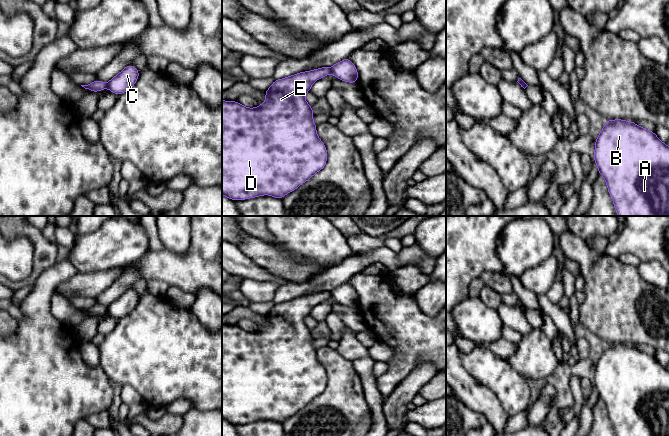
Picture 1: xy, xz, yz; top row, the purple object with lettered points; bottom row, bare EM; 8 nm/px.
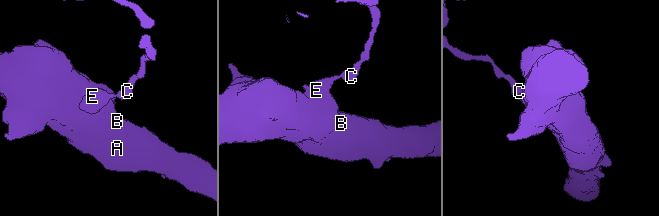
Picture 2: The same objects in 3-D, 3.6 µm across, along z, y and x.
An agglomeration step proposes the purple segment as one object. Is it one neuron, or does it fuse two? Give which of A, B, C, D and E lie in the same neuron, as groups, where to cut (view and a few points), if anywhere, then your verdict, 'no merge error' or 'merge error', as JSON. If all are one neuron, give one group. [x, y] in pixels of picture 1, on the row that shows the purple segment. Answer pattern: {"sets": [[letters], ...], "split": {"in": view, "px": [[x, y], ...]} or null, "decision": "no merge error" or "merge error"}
{"sets": [["A", "B", "D", "E"], ["C"]], "split": {"in": "xz", "px": [[329, 68], [331, 72]]}, "decision": "merge error"}

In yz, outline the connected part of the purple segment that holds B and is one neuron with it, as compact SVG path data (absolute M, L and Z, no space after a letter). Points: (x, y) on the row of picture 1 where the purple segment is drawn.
M606 120L595 142L594 161L604 177L618 216L669 216L669 147L654 132L633 121Z

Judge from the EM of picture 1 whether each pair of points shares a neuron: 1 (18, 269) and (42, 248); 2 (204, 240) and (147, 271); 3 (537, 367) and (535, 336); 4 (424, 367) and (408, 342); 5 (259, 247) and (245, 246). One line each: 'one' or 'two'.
1: two
2: one
3: one
4: two
5: one

